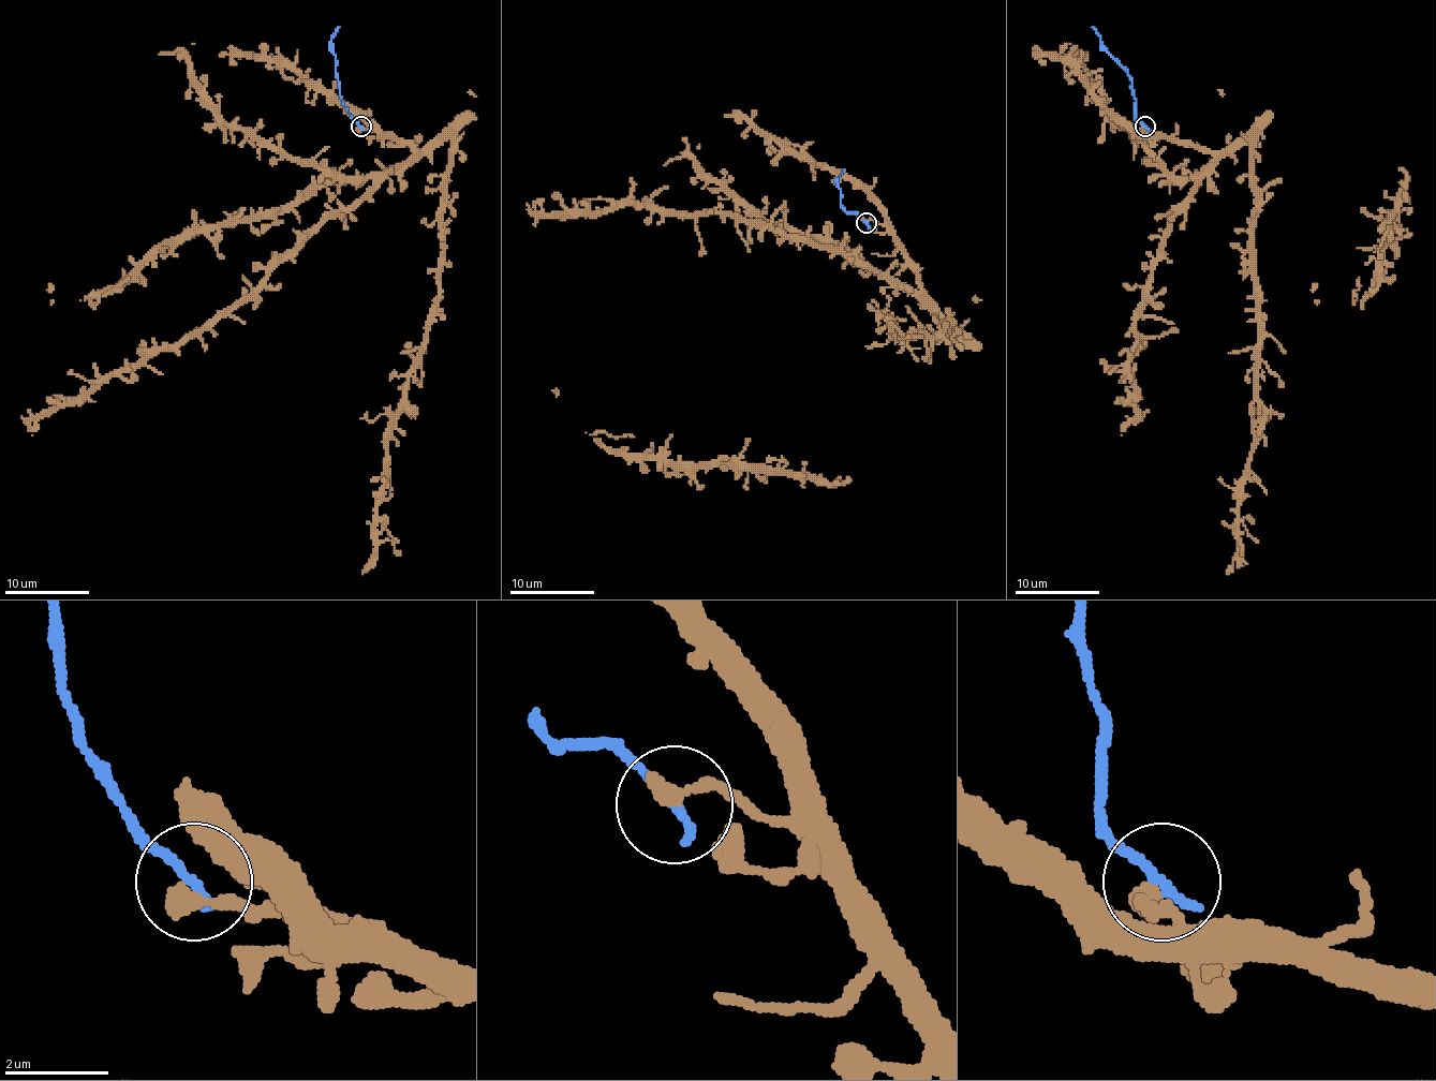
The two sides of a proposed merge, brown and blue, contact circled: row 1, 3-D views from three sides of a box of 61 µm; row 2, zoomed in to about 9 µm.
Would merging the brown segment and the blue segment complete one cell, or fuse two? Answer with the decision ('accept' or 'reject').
reject

